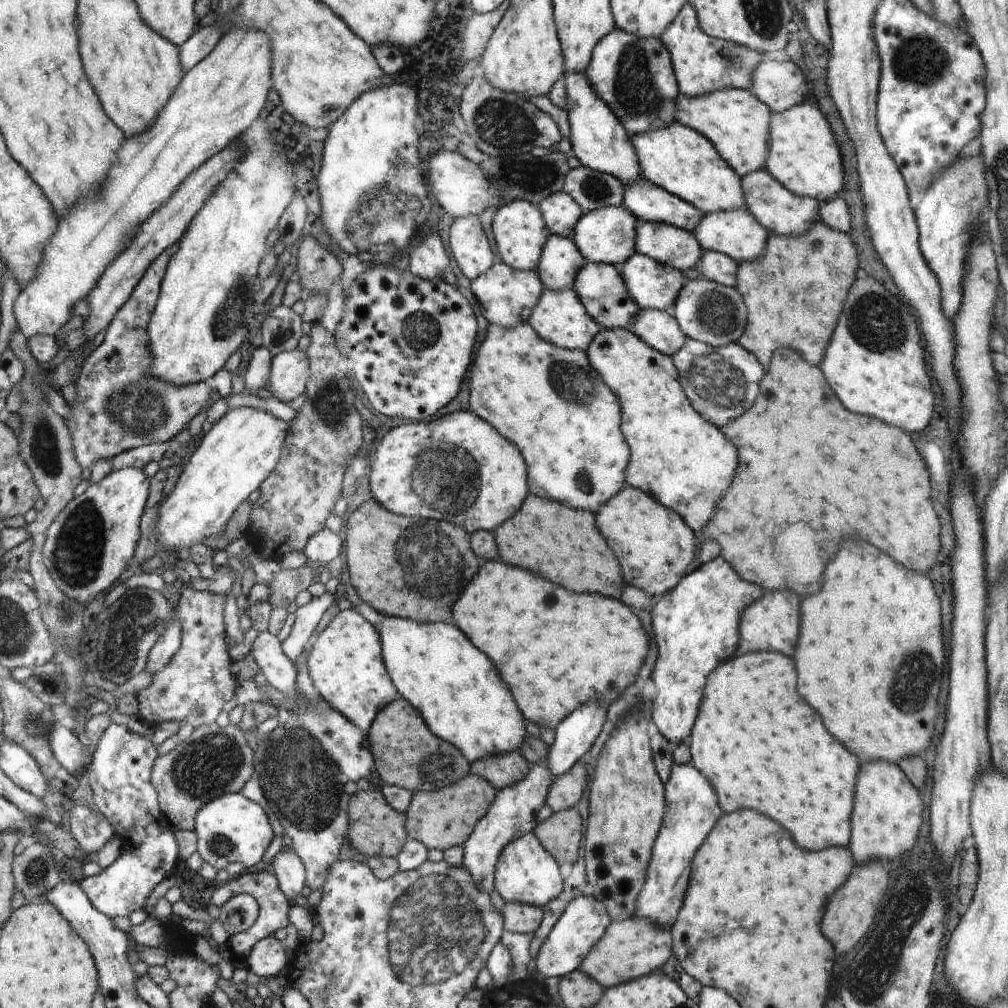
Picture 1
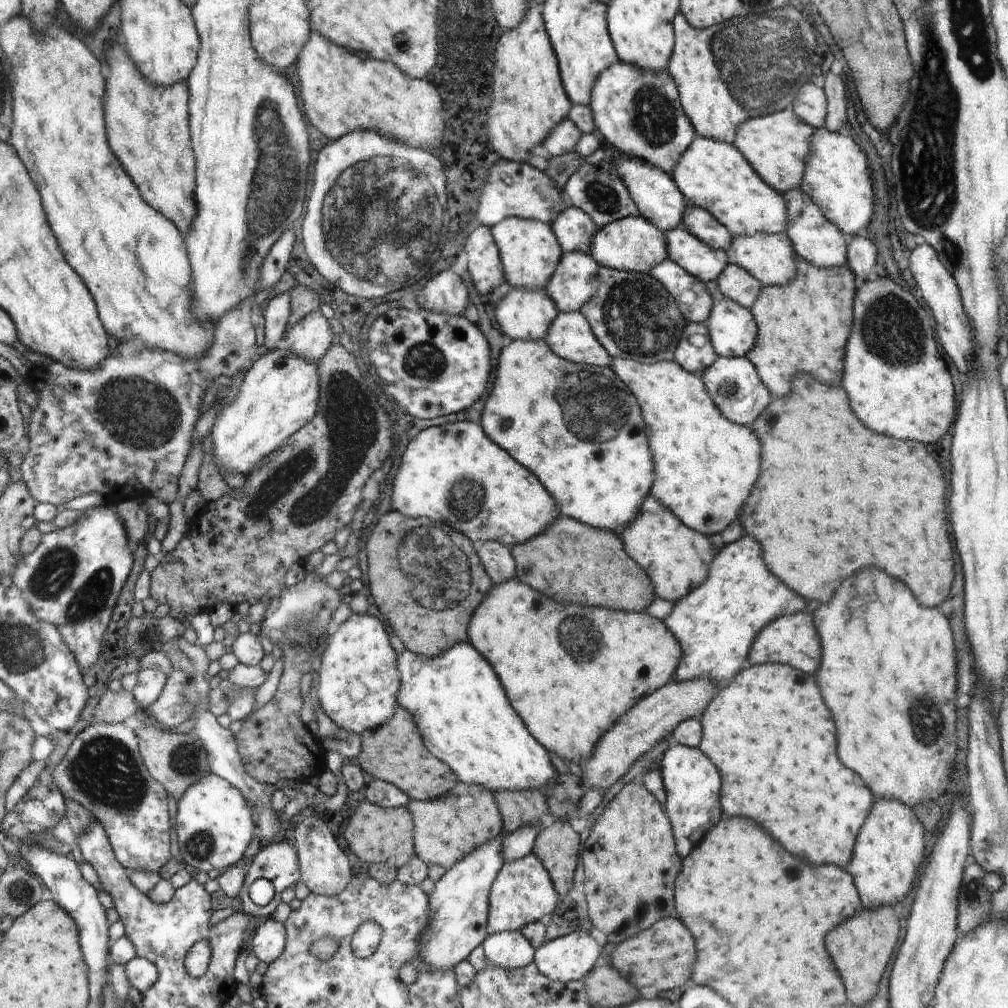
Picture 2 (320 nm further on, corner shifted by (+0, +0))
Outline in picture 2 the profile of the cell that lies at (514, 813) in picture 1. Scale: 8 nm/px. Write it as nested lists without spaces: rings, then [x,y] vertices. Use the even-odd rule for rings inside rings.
[[[497,837],[467,854],[435,884],[432,914],[424,916],[425,928],[419,938],[419,955],[432,971],[453,970],[486,940],[491,888],[504,864],[502,839]]]

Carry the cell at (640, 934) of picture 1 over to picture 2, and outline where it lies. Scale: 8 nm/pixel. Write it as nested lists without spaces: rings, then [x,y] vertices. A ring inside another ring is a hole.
[[[676,916],[661,918],[650,929],[618,943],[608,962],[636,988],[656,985],[661,991],[682,988],[692,978],[697,958],[695,937],[687,925]]]

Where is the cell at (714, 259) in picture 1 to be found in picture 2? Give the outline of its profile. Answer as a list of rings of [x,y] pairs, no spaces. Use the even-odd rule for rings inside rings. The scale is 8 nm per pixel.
[[[733,262],[727,266],[717,281],[724,296],[748,310],[751,310],[764,288],[759,279]]]

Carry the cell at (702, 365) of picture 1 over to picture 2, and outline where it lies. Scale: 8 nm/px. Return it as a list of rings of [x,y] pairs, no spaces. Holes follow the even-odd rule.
[[[720,357],[701,376],[721,413],[740,426],[752,426],[760,413],[773,401],[770,390],[763,386],[754,363],[747,357]]]

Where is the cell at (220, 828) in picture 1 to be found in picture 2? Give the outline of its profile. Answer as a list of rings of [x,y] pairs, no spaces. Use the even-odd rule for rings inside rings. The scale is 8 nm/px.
[[[210,772],[190,786],[174,804],[176,837],[185,864],[207,873],[214,868],[223,872],[244,856],[252,840],[254,820],[238,789],[220,775]]]

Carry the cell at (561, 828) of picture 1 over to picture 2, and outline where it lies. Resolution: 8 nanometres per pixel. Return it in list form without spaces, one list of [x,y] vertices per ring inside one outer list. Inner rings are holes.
[[[551,820],[544,824],[535,838],[532,853],[544,865],[559,896],[568,894],[580,854],[580,836],[569,822]]]

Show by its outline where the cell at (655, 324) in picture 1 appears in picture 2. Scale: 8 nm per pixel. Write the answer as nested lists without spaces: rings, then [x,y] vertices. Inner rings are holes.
[[[690,323],[684,328],[684,334],[675,342],[677,344],[674,351],[673,360],[684,367],[684,370],[702,376],[706,370],[717,360],[718,352],[711,342],[711,335],[704,323]]]

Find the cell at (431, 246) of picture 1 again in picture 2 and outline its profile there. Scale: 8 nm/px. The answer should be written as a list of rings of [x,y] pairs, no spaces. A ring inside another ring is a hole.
[[[454,268],[440,272],[418,291],[417,302],[422,309],[462,317],[474,299]]]

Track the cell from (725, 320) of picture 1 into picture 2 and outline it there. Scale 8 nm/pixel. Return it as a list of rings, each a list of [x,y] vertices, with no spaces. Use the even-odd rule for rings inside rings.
[[[732,299],[715,304],[712,314],[704,322],[711,335],[711,342],[720,357],[746,357],[758,342],[759,325],[751,310],[740,306]]]

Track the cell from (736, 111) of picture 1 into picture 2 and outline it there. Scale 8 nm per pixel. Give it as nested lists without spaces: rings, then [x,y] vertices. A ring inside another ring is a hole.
[[[786,108],[762,118],[749,119],[739,127],[733,145],[744,154],[764,182],[787,196],[804,182],[815,130],[801,120],[792,108]]]

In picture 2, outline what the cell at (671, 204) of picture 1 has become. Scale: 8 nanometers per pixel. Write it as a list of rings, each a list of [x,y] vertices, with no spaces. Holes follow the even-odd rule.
[[[688,206],[682,226],[716,249],[728,252],[733,245],[731,231],[703,208]]]

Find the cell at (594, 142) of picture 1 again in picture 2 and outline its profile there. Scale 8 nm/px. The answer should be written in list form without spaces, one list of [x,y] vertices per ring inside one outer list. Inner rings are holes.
[[[622,154],[612,164],[614,164],[614,169],[619,172],[624,184],[628,186],[631,197],[636,202],[642,217],[650,220],[661,231],[667,232],[682,227],[685,211],[690,204],[671,175],[641,159],[634,159]]]

